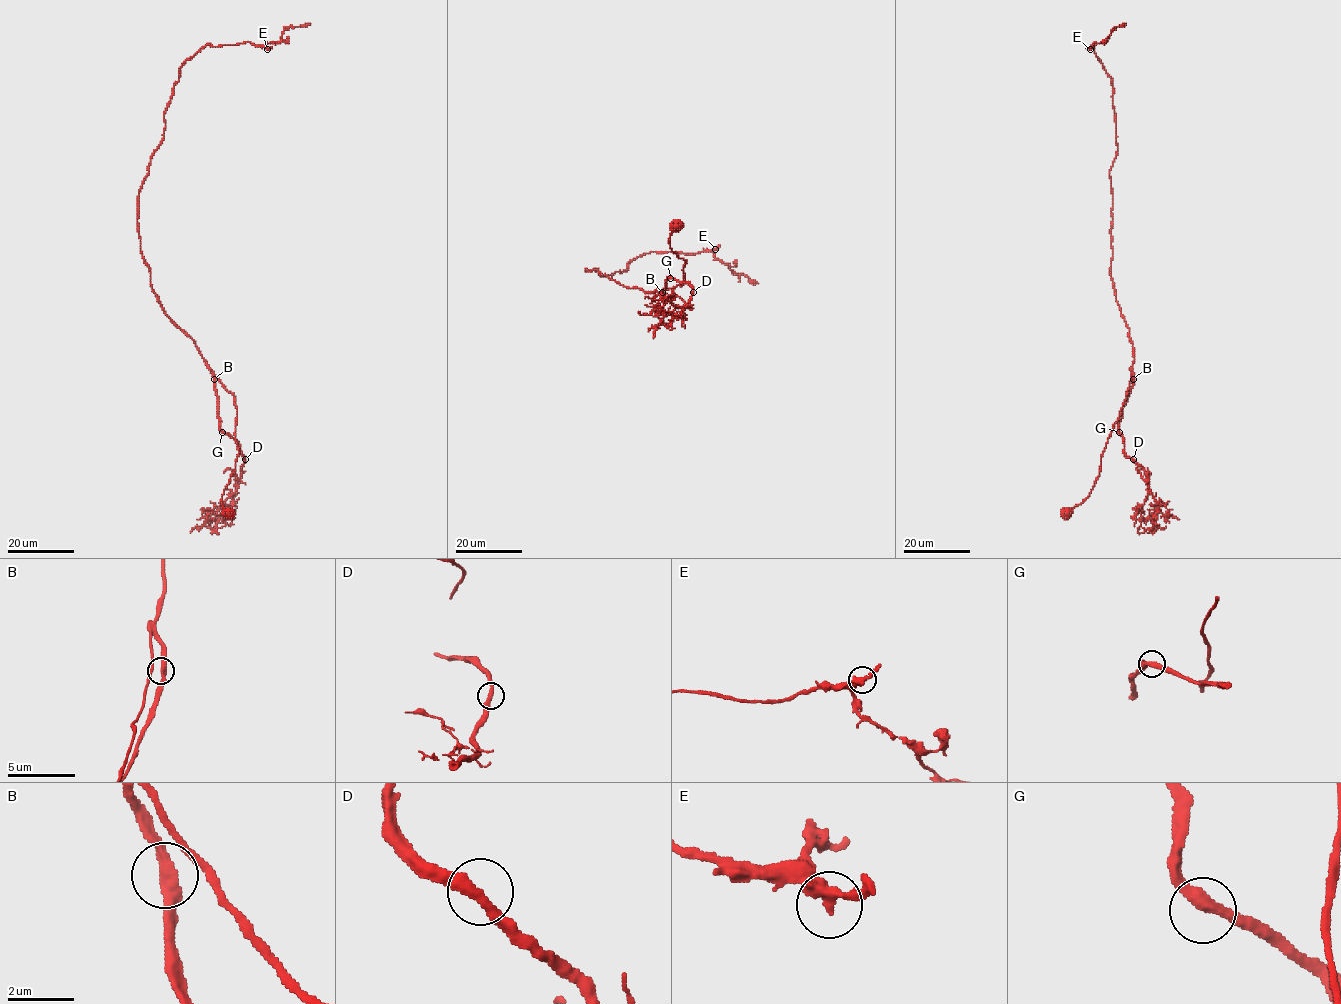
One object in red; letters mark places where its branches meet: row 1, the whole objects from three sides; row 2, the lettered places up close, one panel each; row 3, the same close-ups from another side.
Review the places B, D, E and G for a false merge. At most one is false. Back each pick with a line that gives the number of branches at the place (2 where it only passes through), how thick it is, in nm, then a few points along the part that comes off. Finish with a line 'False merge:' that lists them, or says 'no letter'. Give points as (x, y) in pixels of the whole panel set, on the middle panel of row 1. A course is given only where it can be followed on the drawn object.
False merge: no letter

